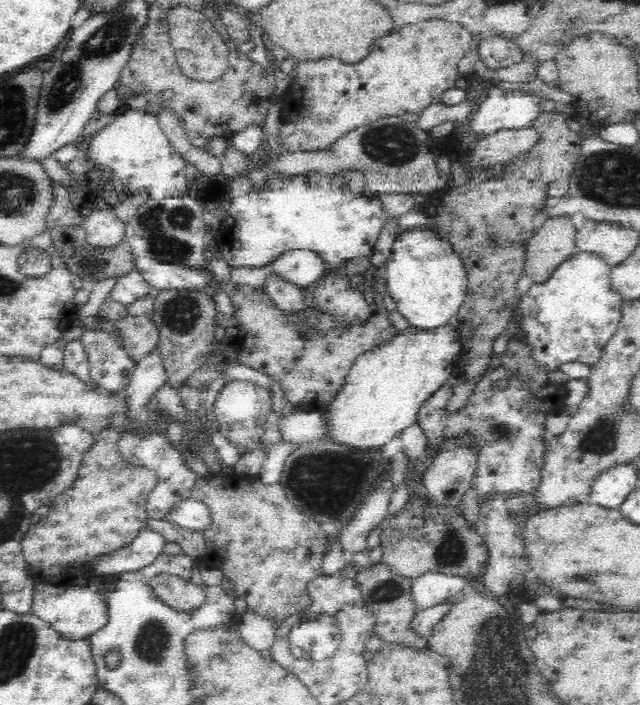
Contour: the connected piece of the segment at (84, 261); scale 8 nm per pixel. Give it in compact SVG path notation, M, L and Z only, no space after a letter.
M125 241L120 242L114 248L96 248L84 242L74 250L74 254L70 258L66 259L66 264L69 265L75 276L82 278L87 285L96 281L102 282L107 276L121 277L126 273L136 271L136 259L130 254L129 246Z

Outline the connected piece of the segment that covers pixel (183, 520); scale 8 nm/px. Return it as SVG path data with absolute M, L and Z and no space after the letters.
M192 496L180 499L168 512L175 523L190 532L206 532L212 526L208 505Z

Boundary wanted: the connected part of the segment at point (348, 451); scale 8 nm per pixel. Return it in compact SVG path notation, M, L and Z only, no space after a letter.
M328 436L314 443L292 447L283 462L277 483L282 487L288 502L293 504L306 518L315 519L320 524L334 524L334 522L348 524L360 512L368 496L378 491L382 484L391 482L392 468L394 468L394 460L386 456L384 445L358 448Z

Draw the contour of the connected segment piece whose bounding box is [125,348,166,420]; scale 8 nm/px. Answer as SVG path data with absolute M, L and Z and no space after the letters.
M157 348L148 351L148 354L136 364L132 384L125 390L130 395L133 416L138 416L144 420L143 406L152 399L160 387L166 384L166 375L164 367L160 363Z

